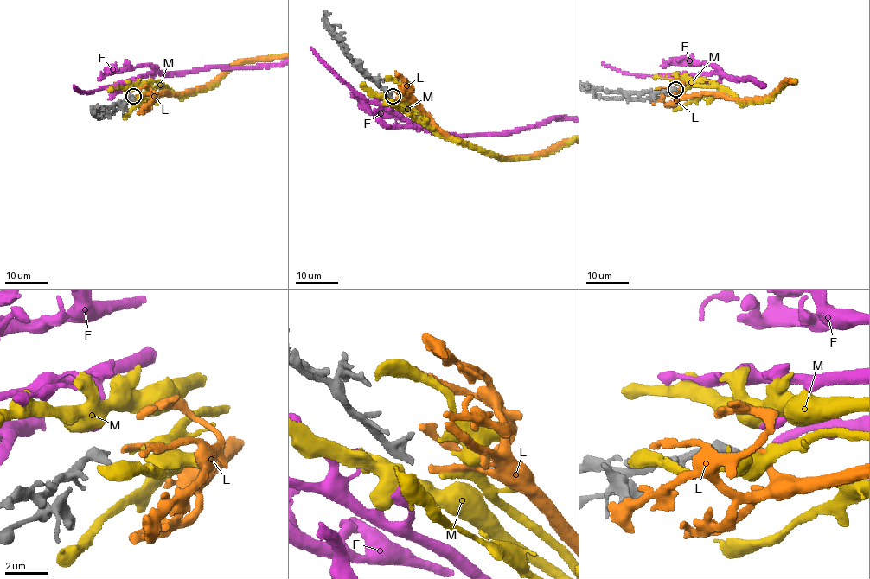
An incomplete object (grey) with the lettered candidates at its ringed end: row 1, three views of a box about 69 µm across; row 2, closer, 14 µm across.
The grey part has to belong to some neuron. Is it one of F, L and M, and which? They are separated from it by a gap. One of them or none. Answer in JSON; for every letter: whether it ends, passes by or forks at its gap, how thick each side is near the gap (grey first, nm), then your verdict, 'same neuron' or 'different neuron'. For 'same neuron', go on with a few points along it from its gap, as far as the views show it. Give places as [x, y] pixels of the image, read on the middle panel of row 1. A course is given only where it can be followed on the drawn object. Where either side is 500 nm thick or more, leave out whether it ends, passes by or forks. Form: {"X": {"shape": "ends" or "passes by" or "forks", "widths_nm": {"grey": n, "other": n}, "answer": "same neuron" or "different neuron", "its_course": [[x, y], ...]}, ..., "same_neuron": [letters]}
{"F": {"shape": "ends", "widths_nm": {"grey": 360, "other": 480}, "answer": "different neuron"}, "L": {"shape": "ends", "widths_nm": {"grey": 360, "other": 300}, "answer": "same neuron"}, "M": {"widths_nm": {"grey": 360, "other": 650}, "answer": "different neuron"}, "same_neuron": ["L"]}

